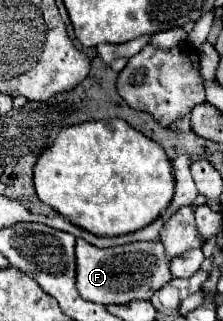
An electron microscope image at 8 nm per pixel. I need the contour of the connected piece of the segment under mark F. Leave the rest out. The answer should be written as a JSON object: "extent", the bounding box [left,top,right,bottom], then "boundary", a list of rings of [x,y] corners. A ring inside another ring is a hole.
{"extent":[76,238,172,304],"boundary":[[[76,238],[76,288],[84,300],[96,304],[126,304],[130,300],[150,300],[156,290],[160,290],[172,276],[168,272],[170,260],[164,256],[164,246],[160,242],[132,242],[114,248],[96,248],[82,238]]]}

